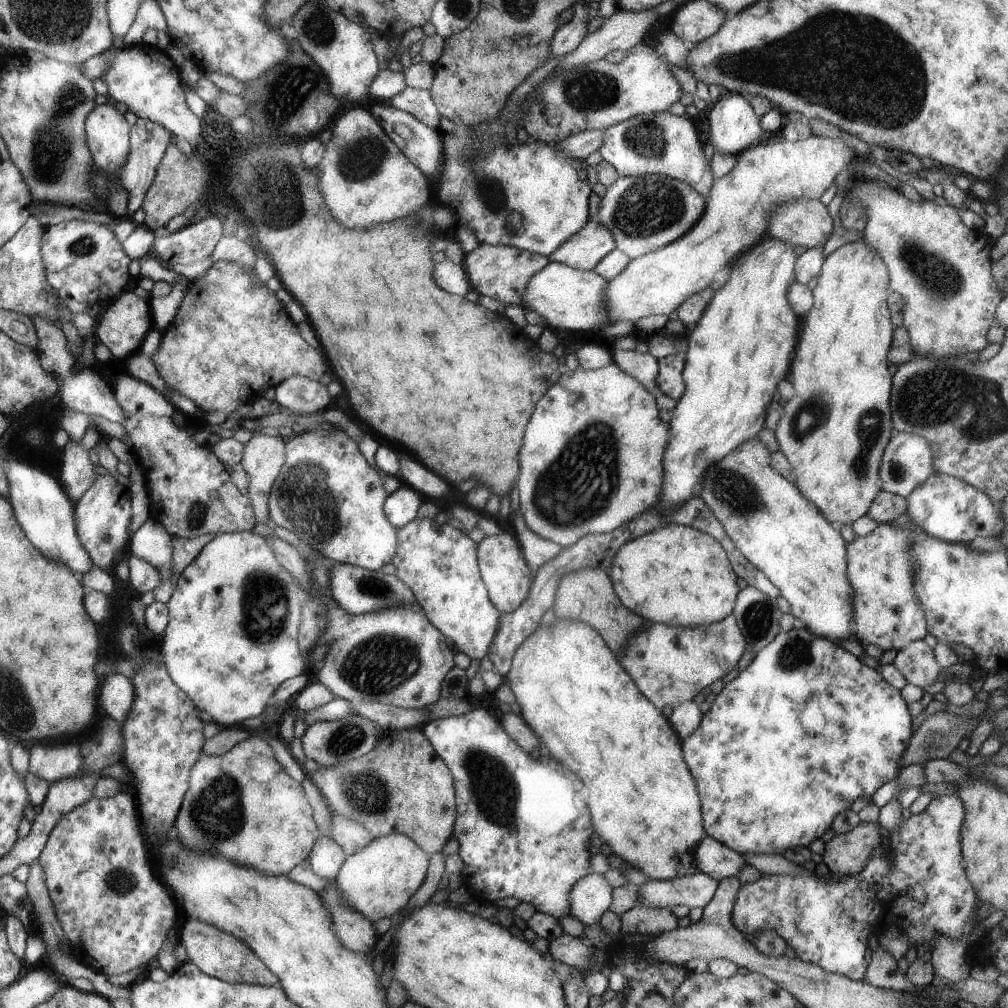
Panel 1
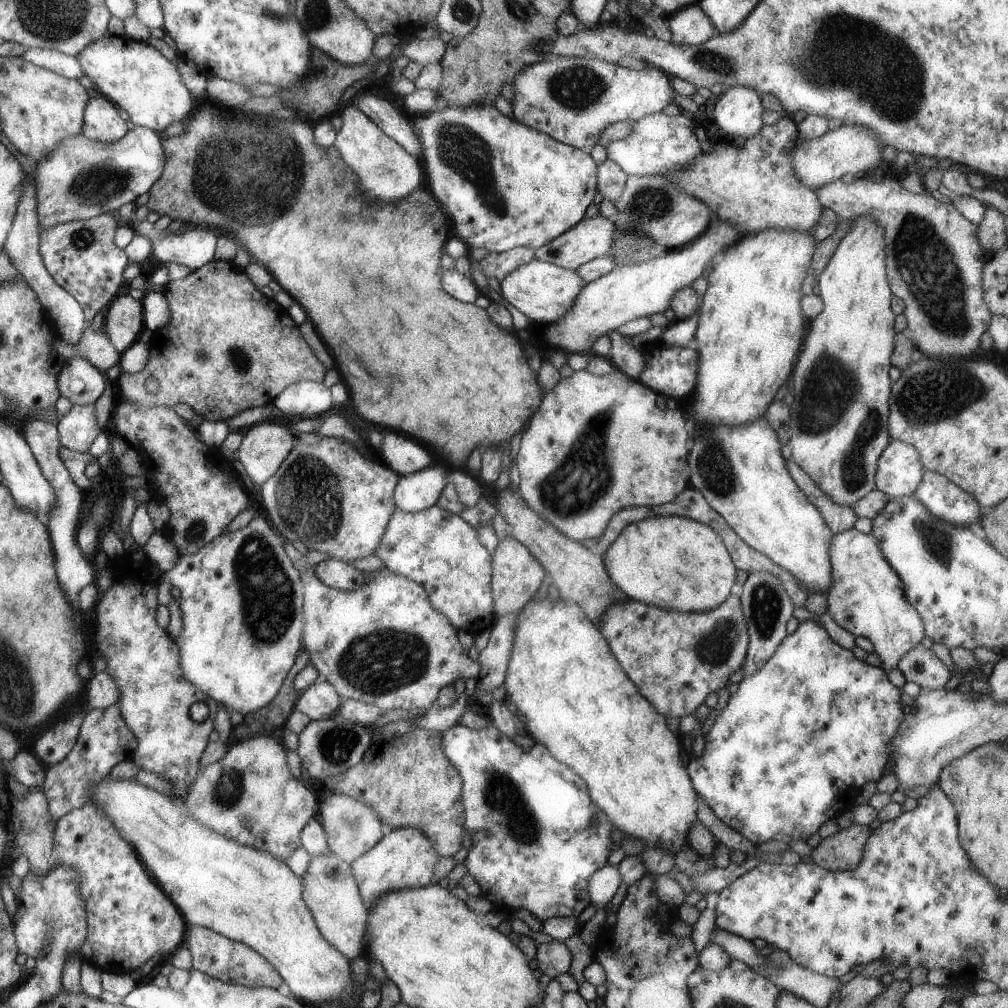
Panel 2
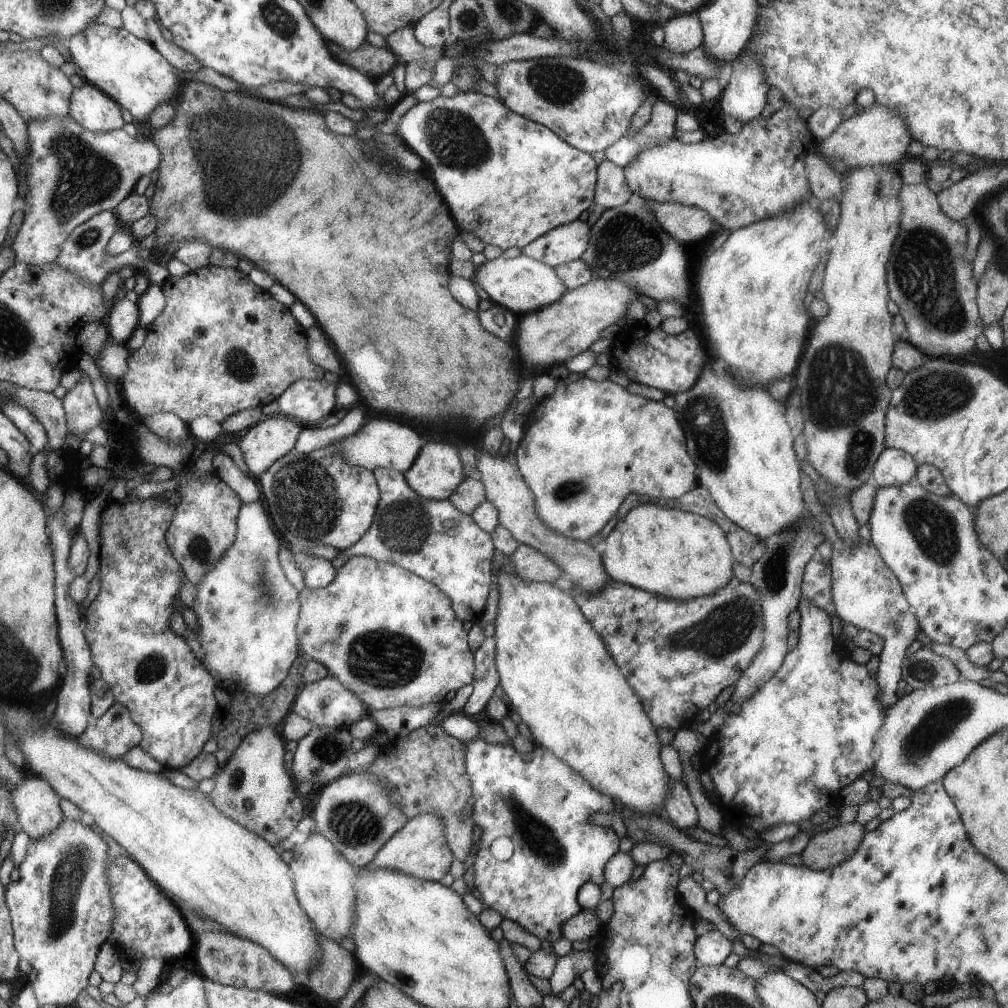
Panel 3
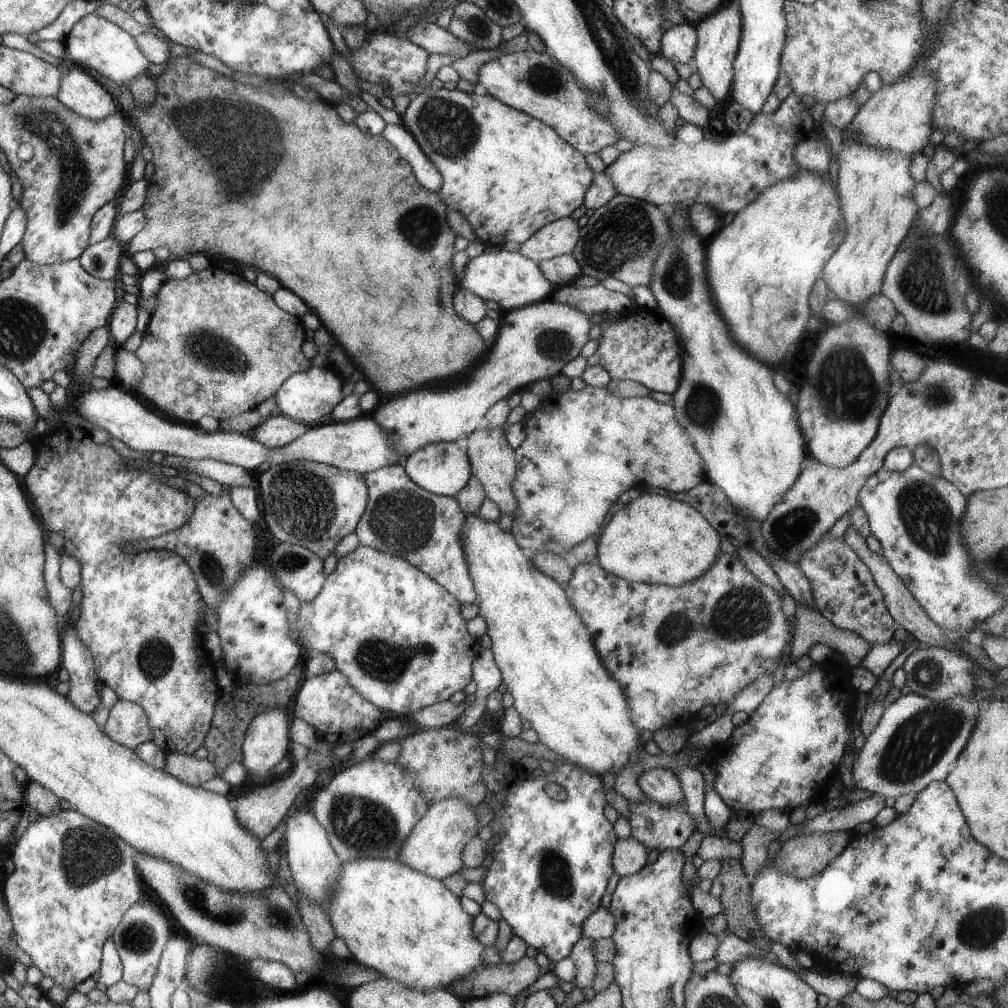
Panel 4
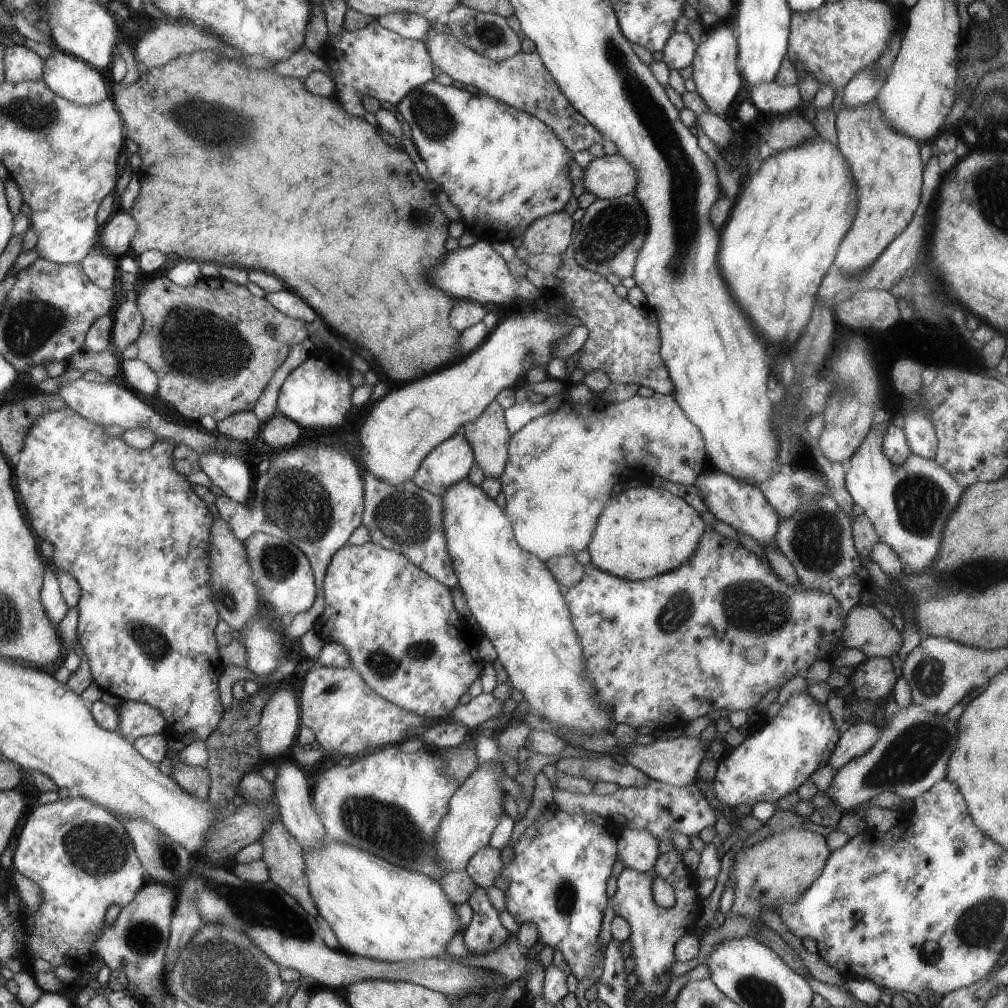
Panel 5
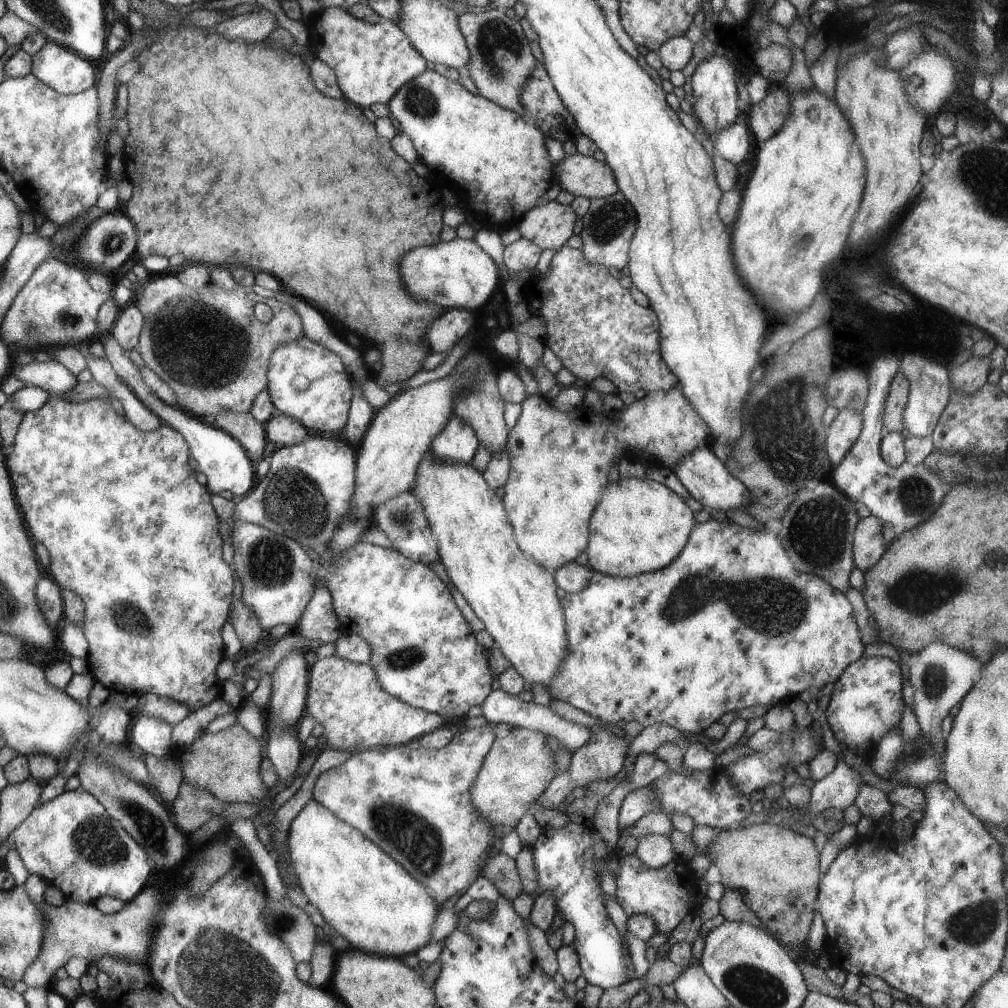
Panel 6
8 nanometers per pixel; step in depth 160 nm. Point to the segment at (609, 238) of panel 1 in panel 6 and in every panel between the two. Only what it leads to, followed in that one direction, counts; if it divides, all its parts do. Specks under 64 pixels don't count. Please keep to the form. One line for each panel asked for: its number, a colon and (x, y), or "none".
2: (591, 238)
3: (568, 242)
4: (561, 237)
5: (552, 234)
6: (550, 225)

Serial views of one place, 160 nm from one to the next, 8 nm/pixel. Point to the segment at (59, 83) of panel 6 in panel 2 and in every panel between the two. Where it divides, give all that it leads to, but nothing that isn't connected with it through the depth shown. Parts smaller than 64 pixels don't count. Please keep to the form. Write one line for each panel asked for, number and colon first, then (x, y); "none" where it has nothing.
2: (102, 122)
3: (96, 112)
4: (81, 93)
5: (73, 79)

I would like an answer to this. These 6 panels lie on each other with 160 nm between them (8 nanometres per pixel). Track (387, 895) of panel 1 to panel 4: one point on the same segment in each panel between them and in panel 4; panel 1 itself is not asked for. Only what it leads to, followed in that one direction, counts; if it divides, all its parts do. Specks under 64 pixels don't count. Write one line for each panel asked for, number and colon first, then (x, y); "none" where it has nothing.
2: (405, 859)
3: (420, 849)
4: (435, 847)

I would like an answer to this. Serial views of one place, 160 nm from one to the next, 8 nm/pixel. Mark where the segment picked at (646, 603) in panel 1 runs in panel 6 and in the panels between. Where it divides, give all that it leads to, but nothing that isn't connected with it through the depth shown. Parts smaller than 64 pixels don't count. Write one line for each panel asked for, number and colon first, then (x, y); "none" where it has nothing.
2: (674, 563)
3: (671, 553)
4: (654, 539)
5: (644, 531)
6: (639, 525)

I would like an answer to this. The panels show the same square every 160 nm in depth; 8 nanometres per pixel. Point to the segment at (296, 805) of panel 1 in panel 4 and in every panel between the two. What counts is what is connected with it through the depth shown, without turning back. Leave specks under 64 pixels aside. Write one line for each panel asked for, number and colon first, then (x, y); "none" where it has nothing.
2: (249, 795)
3: (253, 788)
4: (266, 743)

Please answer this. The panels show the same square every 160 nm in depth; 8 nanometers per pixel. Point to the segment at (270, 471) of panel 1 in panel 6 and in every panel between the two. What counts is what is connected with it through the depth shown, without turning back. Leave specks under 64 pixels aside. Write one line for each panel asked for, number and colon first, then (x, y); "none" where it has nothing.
2: (264, 447)
3: (272, 439)
4: (278, 430)
5: (279, 432)
6: (283, 430)

